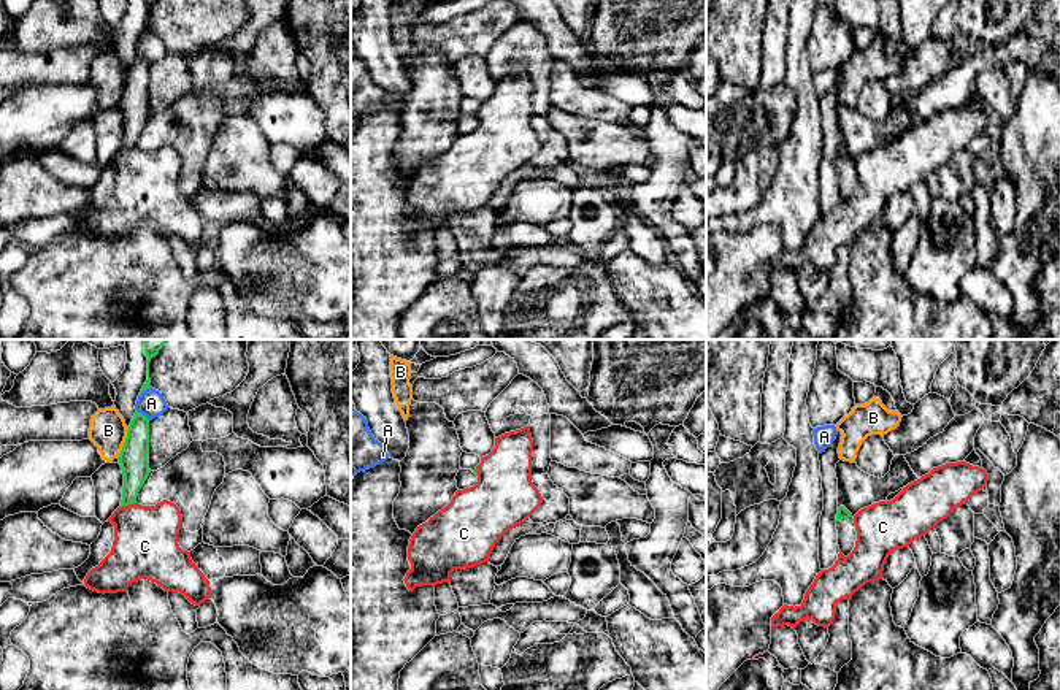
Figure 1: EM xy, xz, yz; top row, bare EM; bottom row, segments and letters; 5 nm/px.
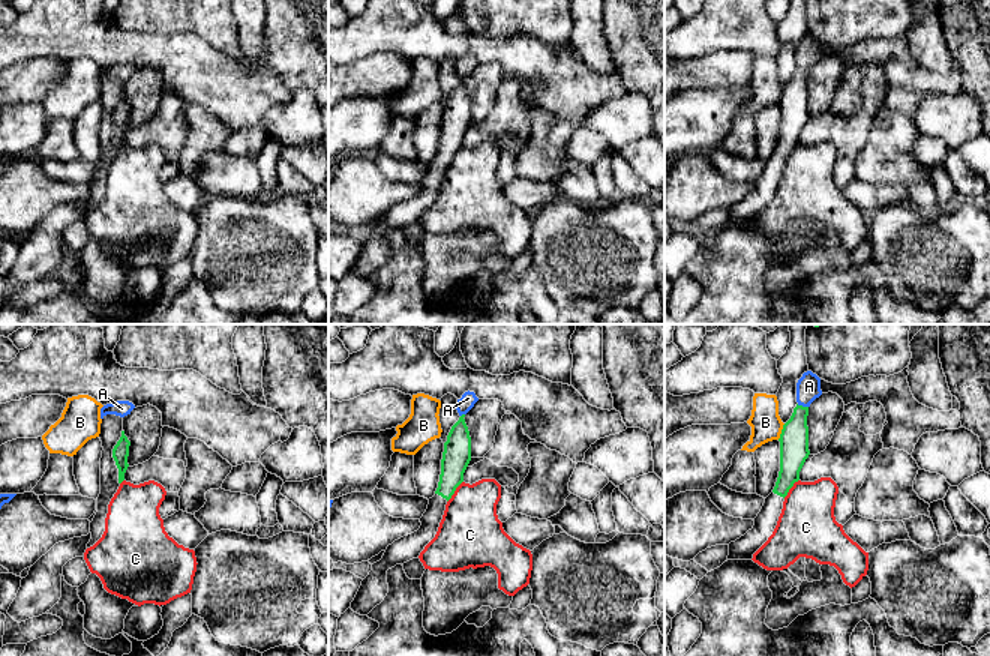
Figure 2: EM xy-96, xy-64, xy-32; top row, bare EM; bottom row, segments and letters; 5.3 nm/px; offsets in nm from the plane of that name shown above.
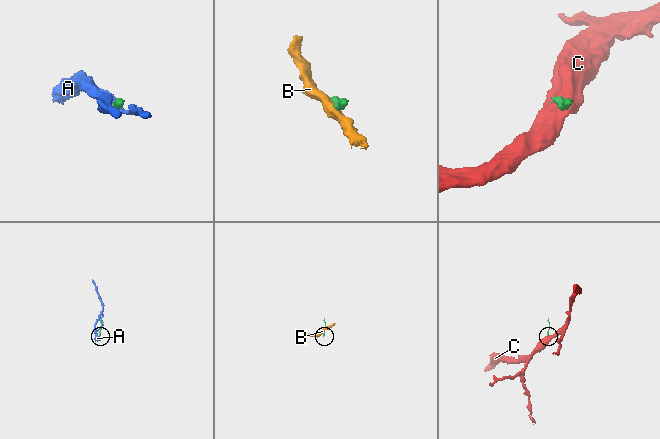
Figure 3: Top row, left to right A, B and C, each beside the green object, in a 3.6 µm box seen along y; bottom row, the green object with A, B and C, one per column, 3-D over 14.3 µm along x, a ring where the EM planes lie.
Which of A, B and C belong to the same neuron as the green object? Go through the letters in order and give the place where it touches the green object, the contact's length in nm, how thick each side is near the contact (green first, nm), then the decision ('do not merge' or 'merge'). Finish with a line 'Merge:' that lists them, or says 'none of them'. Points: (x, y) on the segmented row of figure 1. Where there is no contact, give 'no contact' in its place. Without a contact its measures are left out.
A: meets green in xy at (142, 414); contact 90 nm long; 140 nm thick on the green side, 140 nm on the other; do not merge
B: meets green in xy at (124, 443); contact 170 nm long; 140 nm thick on the green side, 190 nm on the other; do not merge
C: meets green in xy at (127, 505); contact 90 nm long; 140 nm thick on the green side, 320 nm on the other; do not merge
Merge: none of them

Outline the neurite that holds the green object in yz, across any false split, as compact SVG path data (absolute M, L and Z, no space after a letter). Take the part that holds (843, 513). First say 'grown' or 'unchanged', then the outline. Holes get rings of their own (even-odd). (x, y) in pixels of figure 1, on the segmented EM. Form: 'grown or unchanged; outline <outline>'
grown; outline M844 506L838 508L836 531L839 550L844 557L847 557L855 547L857 531L854 517Z

